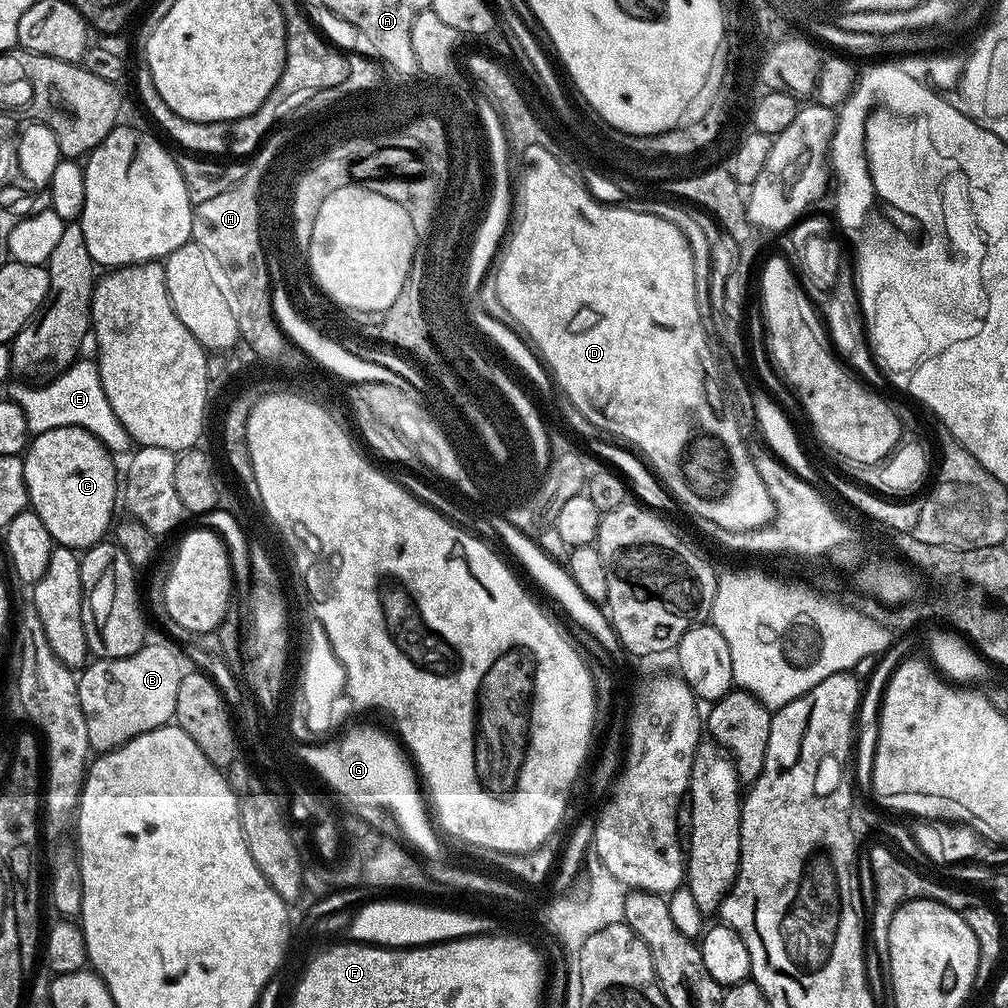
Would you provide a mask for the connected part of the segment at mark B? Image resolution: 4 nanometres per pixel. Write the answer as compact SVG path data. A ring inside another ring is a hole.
M151 644L138 649L130 658L97 659L97 664L94 665L95 663L93 663L83 673L85 676L79 677L80 704L82 714L85 715L89 746L93 753L113 752L116 748L129 744L136 736L146 734L155 728L165 727L175 717L176 703L178 702L178 682L182 675L180 660L170 649L163 648L160 644Z

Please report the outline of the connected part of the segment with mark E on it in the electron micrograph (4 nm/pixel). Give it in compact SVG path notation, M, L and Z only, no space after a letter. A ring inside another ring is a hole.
M88 358L77 359L51 386L43 390L24 382L14 382L7 396L13 403L19 405L24 414L24 421L29 433L44 433L46 430L65 428L74 425L76 428L88 430L103 441L105 448L113 454L127 453L132 446L128 432L118 422L113 408L102 390L100 371L95 361Z

